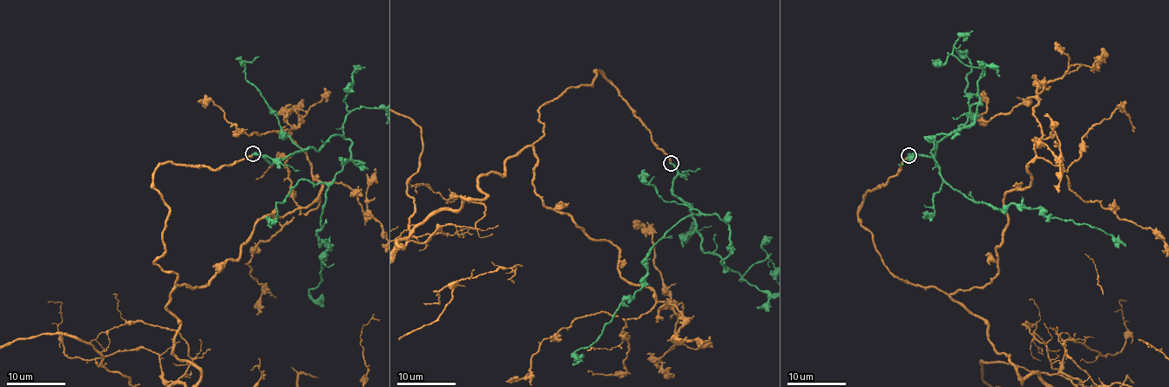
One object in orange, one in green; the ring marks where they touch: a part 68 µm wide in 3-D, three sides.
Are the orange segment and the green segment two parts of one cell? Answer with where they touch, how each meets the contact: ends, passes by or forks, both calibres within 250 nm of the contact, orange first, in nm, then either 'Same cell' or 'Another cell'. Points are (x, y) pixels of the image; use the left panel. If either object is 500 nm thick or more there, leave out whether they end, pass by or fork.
Place: (253, 153). At the ring orange ends. At the ring green ends. Thickness 220 nm (orange) against 320 nm. Same cell

